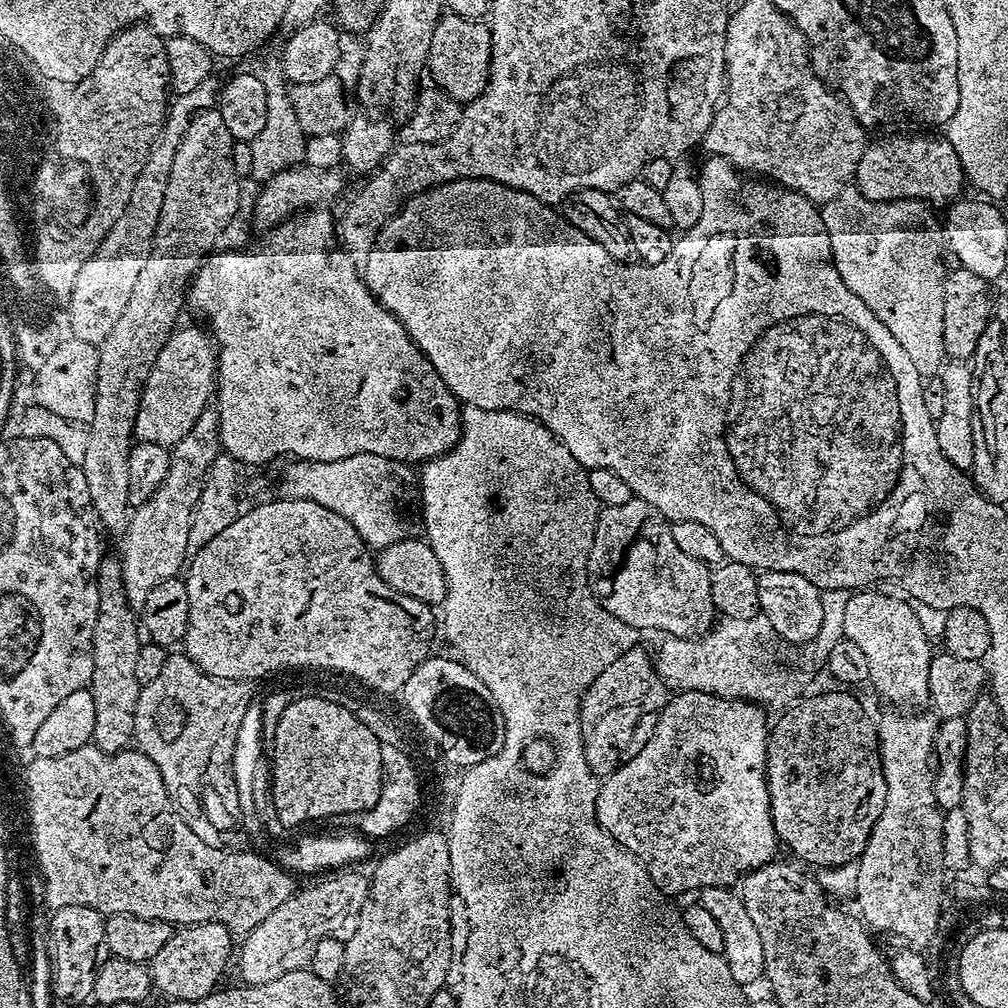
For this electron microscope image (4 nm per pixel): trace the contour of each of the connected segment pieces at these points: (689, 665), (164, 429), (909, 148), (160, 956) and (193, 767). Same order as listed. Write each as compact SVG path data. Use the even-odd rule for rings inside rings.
M825 588L820 593L822 598L822 626L816 637L807 644L787 644L775 632L768 619L763 614L754 618L721 619L712 627L698 636L664 636L660 649L654 652L654 667L656 680L678 692L705 692L715 696L723 696L732 700L751 700L762 705L765 709L783 710L792 707L797 700L805 695L804 687L812 680L816 671L823 669L828 662L830 649L834 642L844 639L844 623L846 622L846 602L849 593L843 588Z
M177 327L170 334L166 346L158 350L158 358L150 370L150 378L146 378L144 383L144 389L138 402L138 414L134 418L132 435L137 441L154 443L157 446L171 449L172 445L182 442L182 438L190 434L190 426L194 426L194 422L198 422L198 418L209 407L214 396L218 349L211 335L203 327L200 328Z
M893 133L867 143L854 177L857 191L867 200L880 203L911 198L936 205L958 195L960 183L966 180L964 167L947 138L939 140L936 136L939 135Z
M202 922L180 926L173 931L170 942L154 954L150 961L152 987L168 996L169 1001L197 1000L217 991L220 975L230 968L234 956L234 936L218 922ZM233 940L233 944L232 944ZM217 983L217 984L216 984Z
M186 654L169 655L166 666L162 666L154 682L140 689L138 706L134 714L134 744L158 766L162 782L166 782L168 797L176 805L180 817L198 834L198 838L209 842L219 841L224 832L224 824L215 820L212 804L220 816L240 816L239 792L232 773L235 740L238 728L245 717L246 708L254 700L253 685L243 680L219 680L201 670Z

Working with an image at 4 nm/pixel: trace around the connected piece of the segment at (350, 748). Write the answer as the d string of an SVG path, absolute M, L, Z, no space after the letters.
M302 697L290 702L286 706L286 710L281 712L278 728L274 735L274 748L270 753L270 759L272 759L270 769L273 772L273 802L277 810L277 817L281 819L282 824L284 826L304 824L307 820L324 820L327 816L344 816L347 812L355 814L372 808L374 802L378 802L378 794L382 790L382 754L380 753L380 745L380 739L358 720L355 712L351 712L345 706L337 704L337 702L330 702L326 698L320 697Z

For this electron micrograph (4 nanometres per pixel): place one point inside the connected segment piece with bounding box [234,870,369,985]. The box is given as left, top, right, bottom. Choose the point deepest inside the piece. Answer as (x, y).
(279, 945)

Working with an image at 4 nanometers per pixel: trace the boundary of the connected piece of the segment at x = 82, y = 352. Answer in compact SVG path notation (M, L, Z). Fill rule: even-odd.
M81 340L59 343L42 368L35 371L35 380L30 387L31 399L38 406L46 406L46 410L51 410L62 418L87 425L94 418L99 361L100 350L97 345Z

